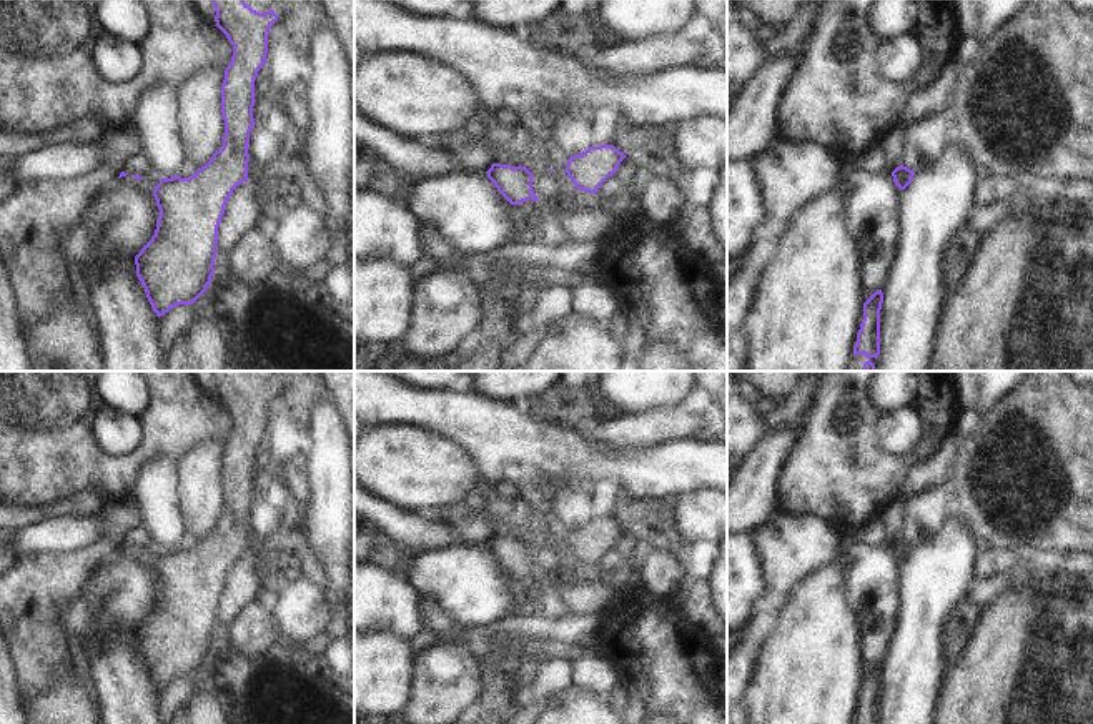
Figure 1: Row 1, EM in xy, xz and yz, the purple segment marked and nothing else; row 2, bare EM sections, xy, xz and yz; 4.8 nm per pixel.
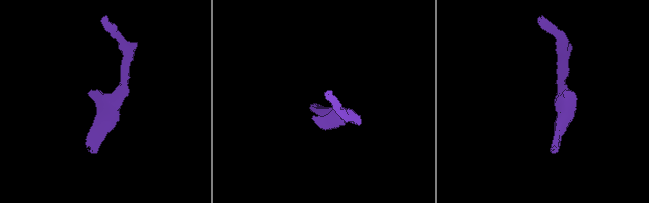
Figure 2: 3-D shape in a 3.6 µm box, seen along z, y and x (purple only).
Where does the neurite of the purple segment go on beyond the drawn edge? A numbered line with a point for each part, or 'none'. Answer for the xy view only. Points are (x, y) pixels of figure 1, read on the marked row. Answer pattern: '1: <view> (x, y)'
none

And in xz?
none

